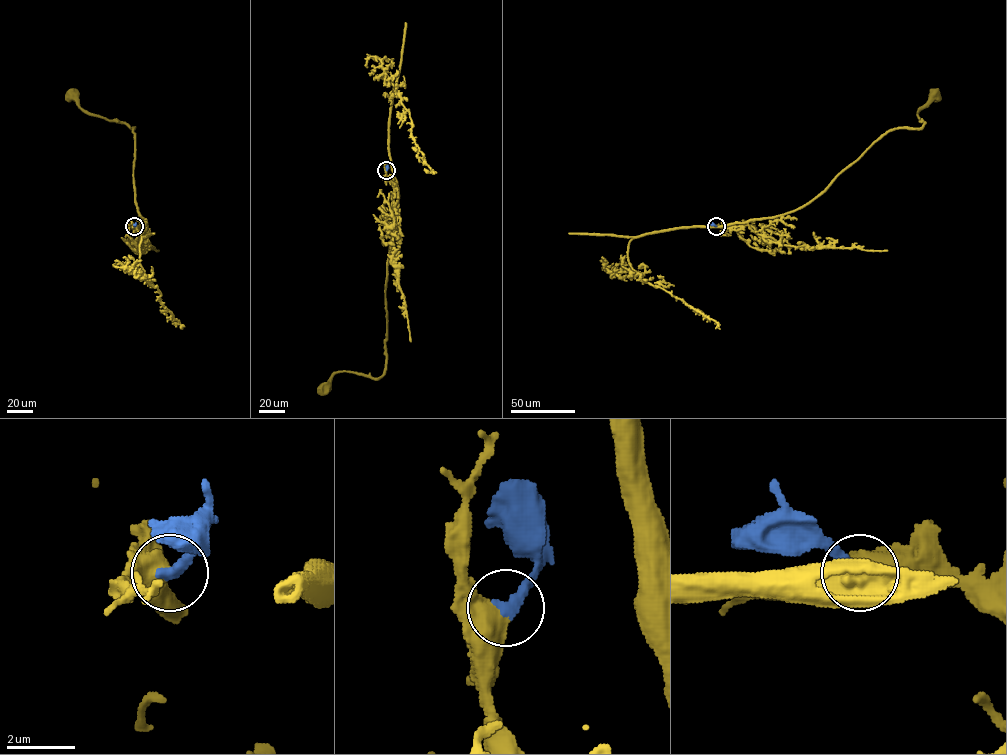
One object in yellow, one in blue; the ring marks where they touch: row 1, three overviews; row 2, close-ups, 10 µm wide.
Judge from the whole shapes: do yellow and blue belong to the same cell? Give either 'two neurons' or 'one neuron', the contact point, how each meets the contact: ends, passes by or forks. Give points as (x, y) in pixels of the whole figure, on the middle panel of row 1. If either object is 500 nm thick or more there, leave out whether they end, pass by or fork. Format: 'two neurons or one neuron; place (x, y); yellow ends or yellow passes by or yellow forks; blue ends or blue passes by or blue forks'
one neuron; place (386, 170)

